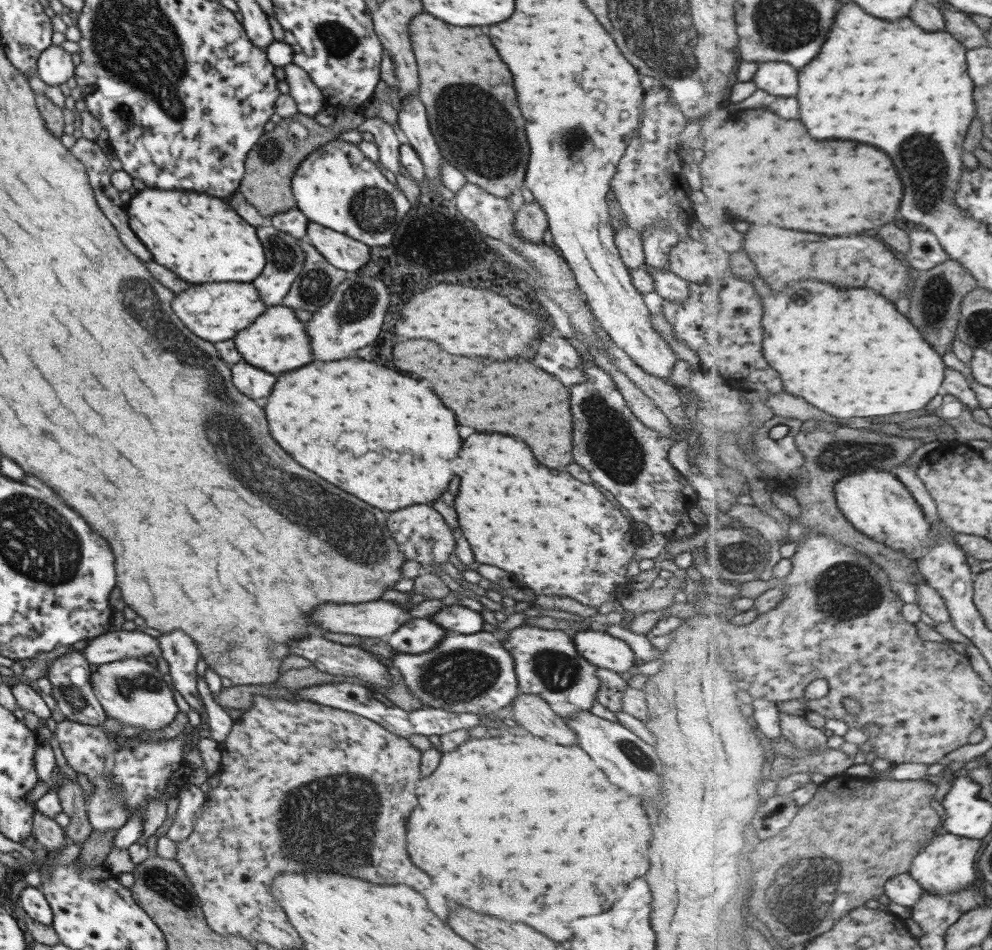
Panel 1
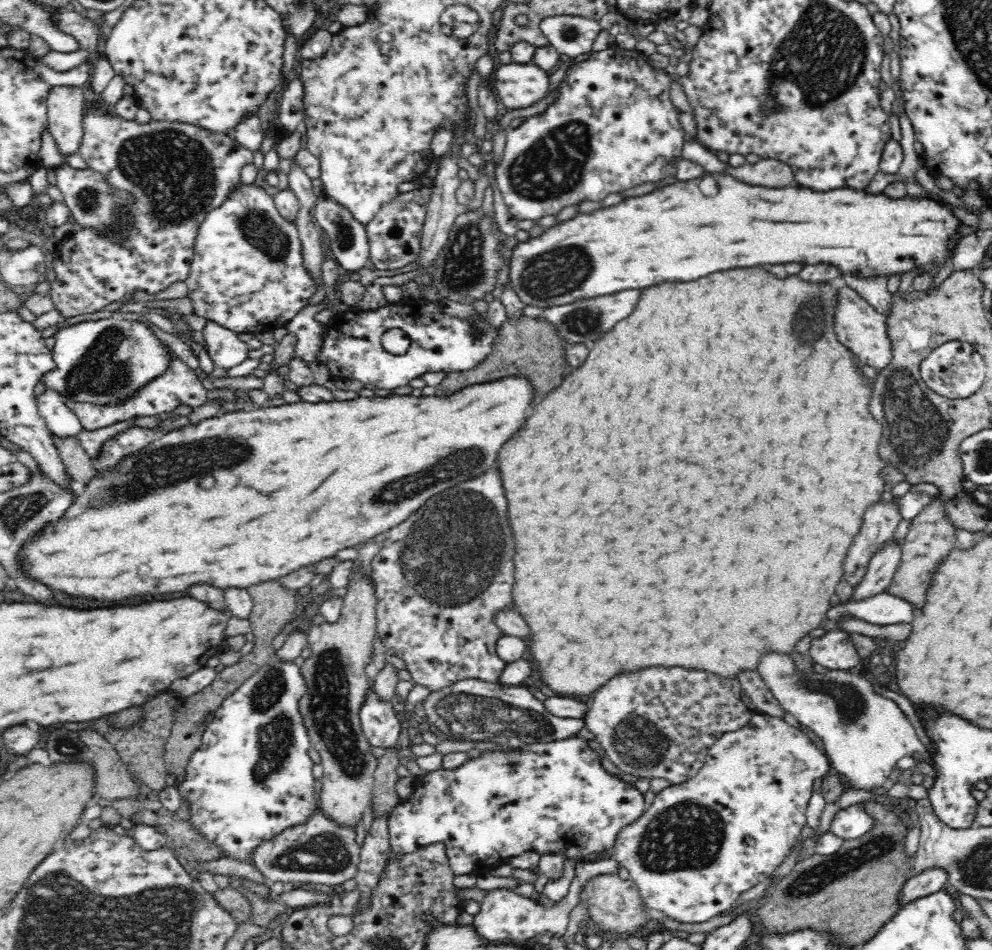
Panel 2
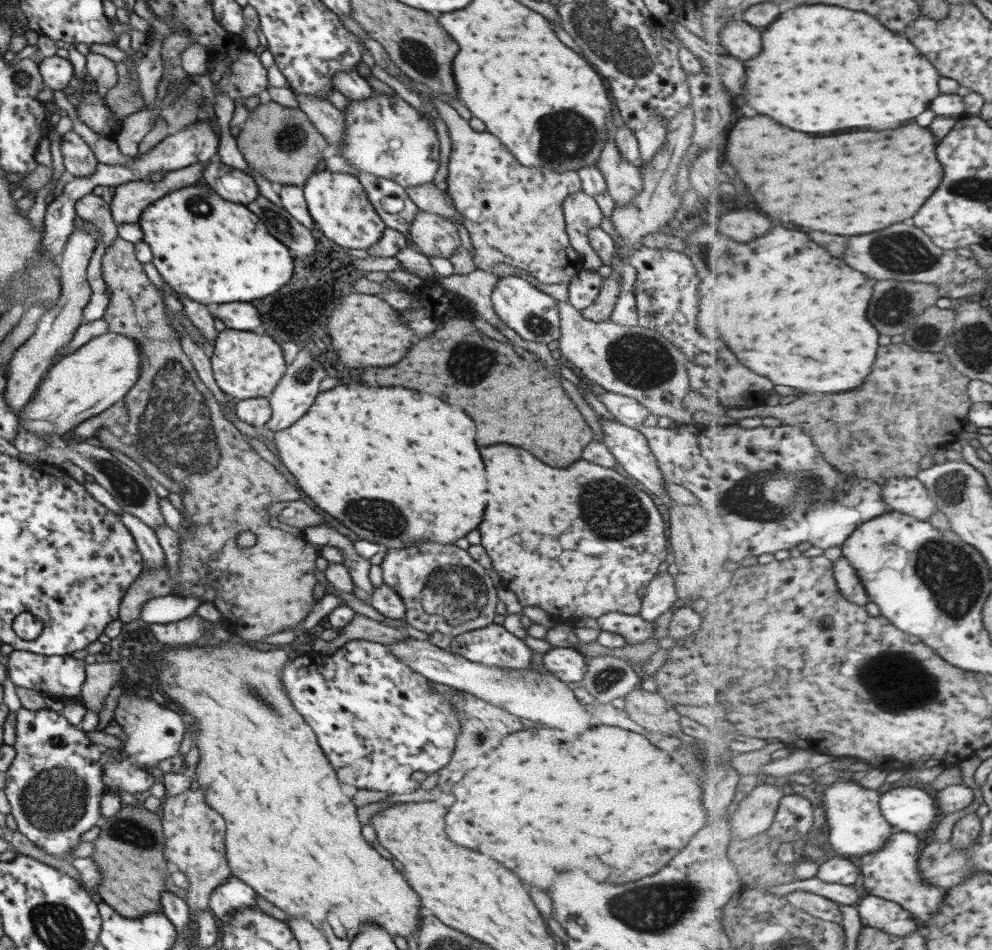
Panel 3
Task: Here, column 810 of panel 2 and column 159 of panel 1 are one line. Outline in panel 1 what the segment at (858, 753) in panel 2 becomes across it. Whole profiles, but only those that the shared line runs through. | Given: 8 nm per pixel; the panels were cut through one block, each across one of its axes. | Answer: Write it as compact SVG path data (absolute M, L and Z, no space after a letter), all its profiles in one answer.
M127 658L97 665L97 670L90 674L90 685L106 718L121 722L121 726L135 726L143 732L159 730L179 712L177 697L169 684L162 681L158 670L143 659Z

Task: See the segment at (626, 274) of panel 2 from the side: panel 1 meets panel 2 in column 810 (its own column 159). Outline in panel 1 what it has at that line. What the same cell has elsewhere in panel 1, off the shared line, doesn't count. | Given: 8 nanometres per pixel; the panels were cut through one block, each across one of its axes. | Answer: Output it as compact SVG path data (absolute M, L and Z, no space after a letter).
M141 190L129 200L127 218L153 260L189 284L251 282L263 270L265 256L255 228L217 198L195 192Z

